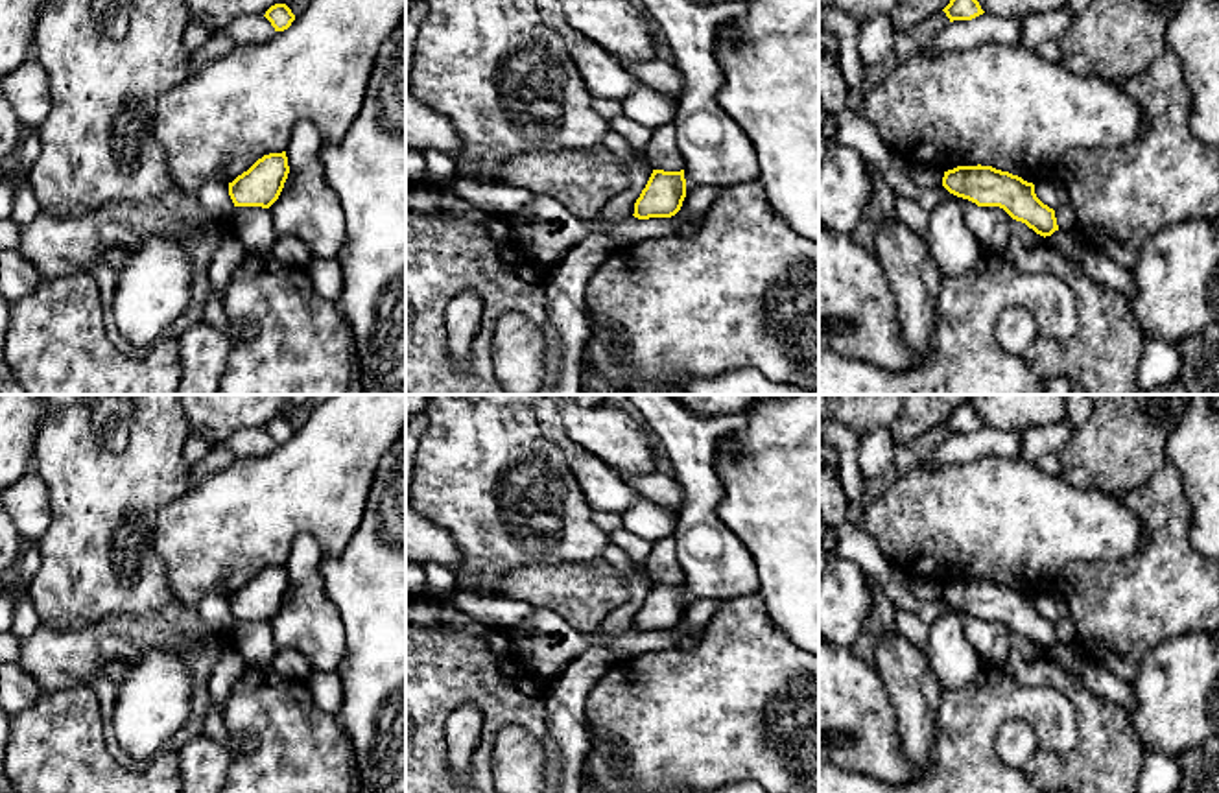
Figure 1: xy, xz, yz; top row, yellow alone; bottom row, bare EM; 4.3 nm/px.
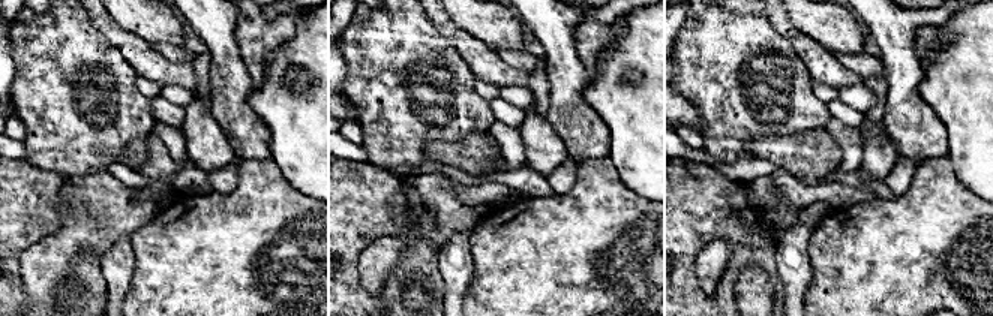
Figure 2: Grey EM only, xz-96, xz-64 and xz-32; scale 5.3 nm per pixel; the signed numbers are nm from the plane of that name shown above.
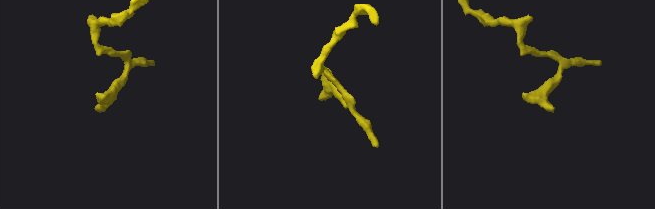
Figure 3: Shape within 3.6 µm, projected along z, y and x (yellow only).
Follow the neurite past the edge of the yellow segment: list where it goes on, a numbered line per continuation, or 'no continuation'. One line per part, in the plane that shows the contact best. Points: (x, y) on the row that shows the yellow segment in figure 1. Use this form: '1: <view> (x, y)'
1: xz (639, 170)

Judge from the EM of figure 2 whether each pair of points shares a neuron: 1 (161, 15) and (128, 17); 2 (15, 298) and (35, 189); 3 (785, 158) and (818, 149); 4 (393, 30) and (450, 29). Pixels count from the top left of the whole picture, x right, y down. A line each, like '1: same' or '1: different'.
1: same
2: same
3: same
4: different

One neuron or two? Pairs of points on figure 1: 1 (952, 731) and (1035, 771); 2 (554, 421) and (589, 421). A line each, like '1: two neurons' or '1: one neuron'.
1: two neurons
2: two neurons

